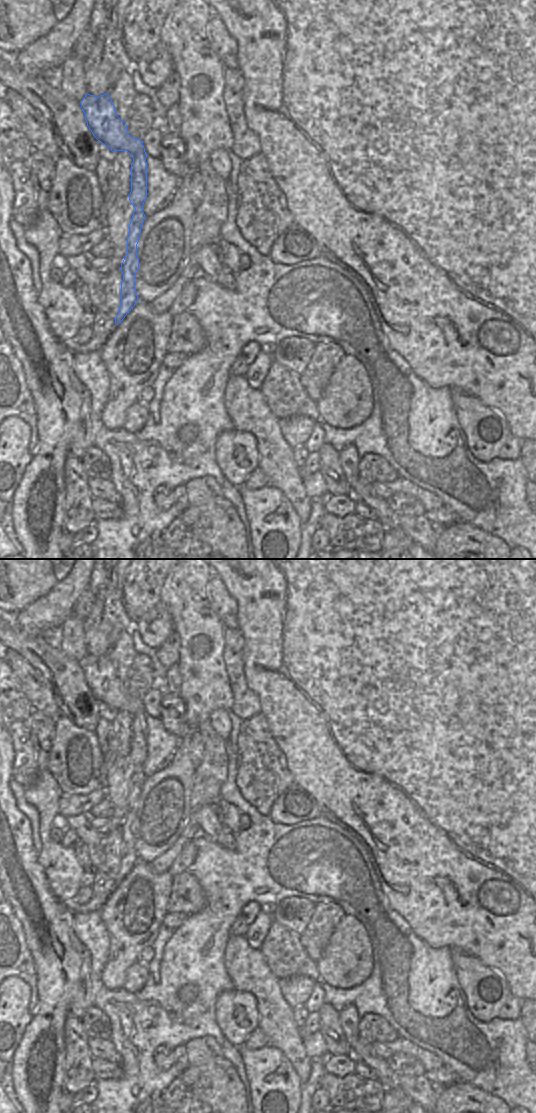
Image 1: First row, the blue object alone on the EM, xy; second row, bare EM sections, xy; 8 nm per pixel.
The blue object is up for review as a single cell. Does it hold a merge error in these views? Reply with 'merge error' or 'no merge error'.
merge error

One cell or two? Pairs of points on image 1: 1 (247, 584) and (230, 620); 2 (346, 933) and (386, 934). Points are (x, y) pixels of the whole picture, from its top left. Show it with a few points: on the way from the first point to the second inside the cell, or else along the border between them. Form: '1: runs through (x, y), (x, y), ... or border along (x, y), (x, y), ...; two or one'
1: border along (225, 586), (236, 602), (236, 621), (239, 628); two
2: border along (352, 916), (364, 928), (373, 957); two

